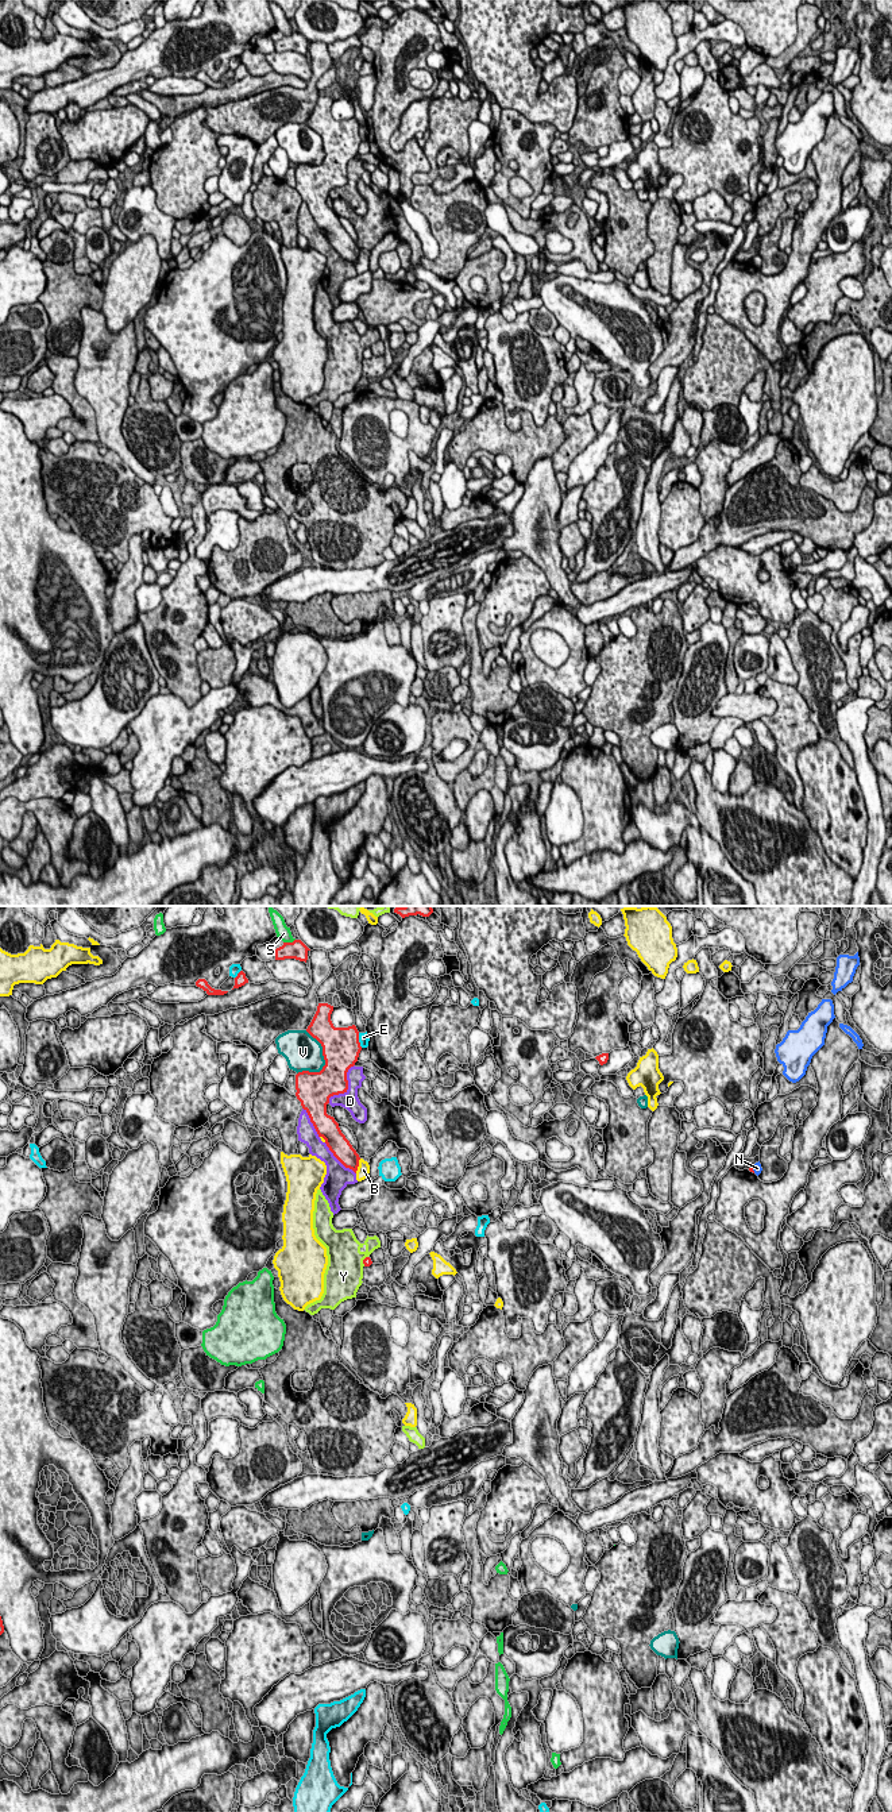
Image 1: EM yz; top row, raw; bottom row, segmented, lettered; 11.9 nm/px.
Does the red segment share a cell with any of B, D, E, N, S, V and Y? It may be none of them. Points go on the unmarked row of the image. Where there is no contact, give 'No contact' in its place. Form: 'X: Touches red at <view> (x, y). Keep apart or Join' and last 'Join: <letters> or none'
B: Touches red at yz (358, 258). Keep apart
D: Touches red at yz (347, 180). Keep apart
E: Touches red at yz (358, 132). Keep apart
N: Touches red at yz (752, 262). Keep apart
S: Touches red at yz (289, 35). Keep apart
V: Touches red at yz (323, 143). Keep apart
Y: Touches red at yz (363, 354). Keep apart
Join: none

